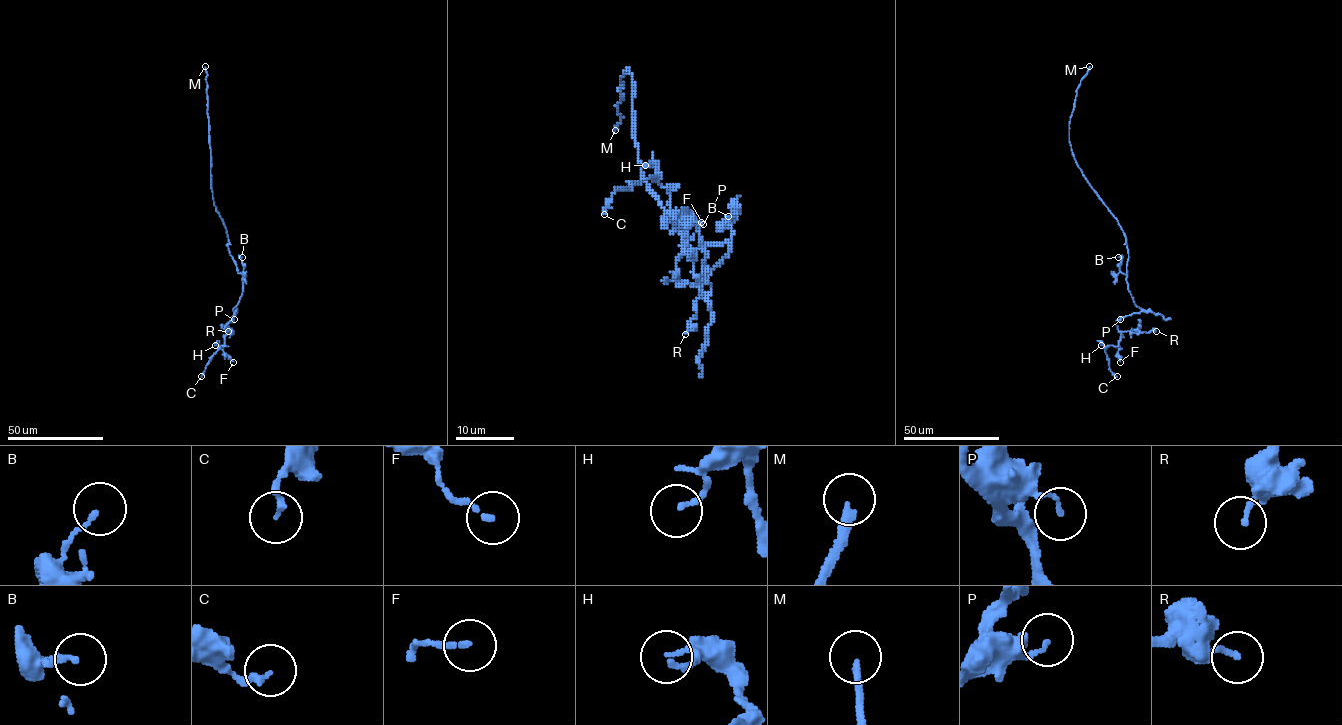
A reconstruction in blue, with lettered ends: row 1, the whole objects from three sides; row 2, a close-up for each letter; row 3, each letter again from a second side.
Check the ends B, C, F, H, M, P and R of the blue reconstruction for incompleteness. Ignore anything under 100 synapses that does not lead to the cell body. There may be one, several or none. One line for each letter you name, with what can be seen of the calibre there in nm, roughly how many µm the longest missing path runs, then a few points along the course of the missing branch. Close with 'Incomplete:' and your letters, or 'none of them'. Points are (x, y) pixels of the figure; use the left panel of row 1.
M: 200 nm thick; about 120 µm are missing
Incomplete: M

